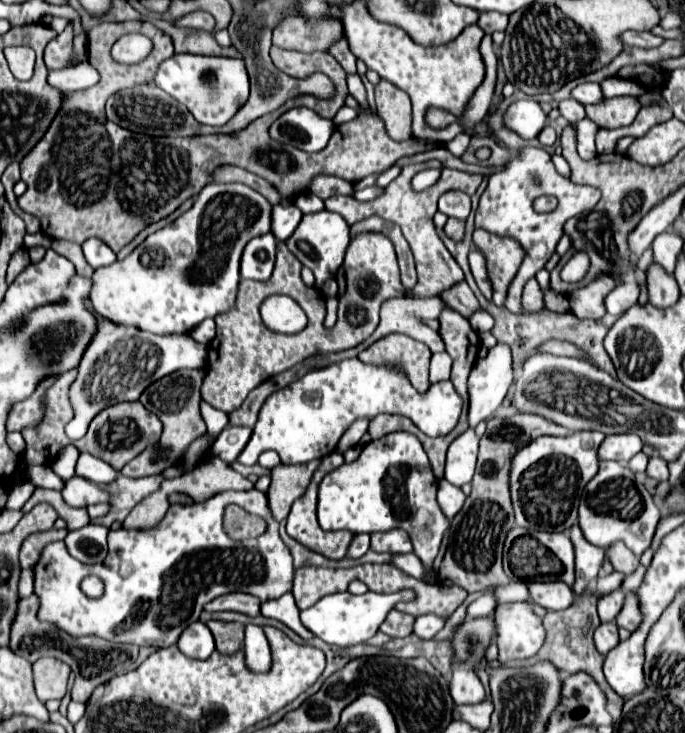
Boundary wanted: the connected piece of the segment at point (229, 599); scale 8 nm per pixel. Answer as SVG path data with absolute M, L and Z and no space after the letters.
M233 592L233 594L225 594L219 596L215 600L211 600L205 610L215 612L215 610L235 610L235 612L243 612L249 616L259 614L259 598L257 596L249 596L245 592Z

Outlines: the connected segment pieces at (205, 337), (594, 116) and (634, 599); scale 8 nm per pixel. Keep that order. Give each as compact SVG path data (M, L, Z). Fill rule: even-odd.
M207 318L201 324L197 324L189 334L201 344L209 344L213 340L213 336L215 336L215 322L213 322L213 318Z
M633 96L603 98L603 104L589 104L585 106L585 112L599 126L619 128L631 124L639 112L639 102Z
M625 592L625 604L619 612L619 616L615 618L617 626L635 632L639 628L643 620L643 614L639 612L639 596L635 596L635 592Z

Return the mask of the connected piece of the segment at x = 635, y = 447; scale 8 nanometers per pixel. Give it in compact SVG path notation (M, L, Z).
M615 434L605 436L599 446L599 460L629 462L637 452L641 452L643 442L637 434Z

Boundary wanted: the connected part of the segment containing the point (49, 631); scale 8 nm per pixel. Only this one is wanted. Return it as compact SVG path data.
M29 596L19 600L19 612L15 614L13 626L11 626L11 640L9 640L9 648L23 656L25 660L29 660L31 664L35 660L39 660L39 656L53 656L63 660L65 664L71 666L71 672L75 674L75 682L71 688L71 698L75 702L87 702L91 692L95 690L95 686L111 680L117 674L117 644L113 642L105 642L97 636L83 636L83 638L71 638L69 634L57 630L55 626L41 622L37 618L37 610L39 610L39 598L37 596Z

